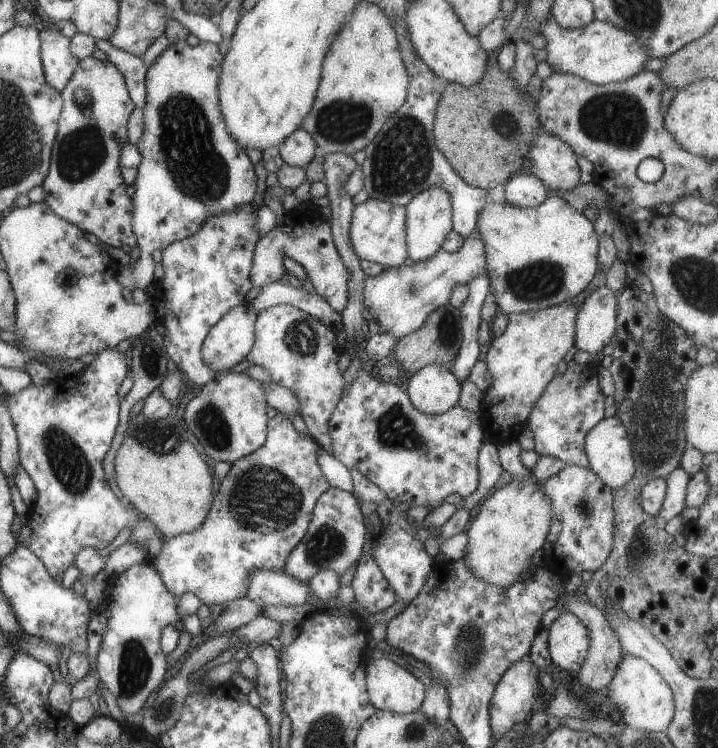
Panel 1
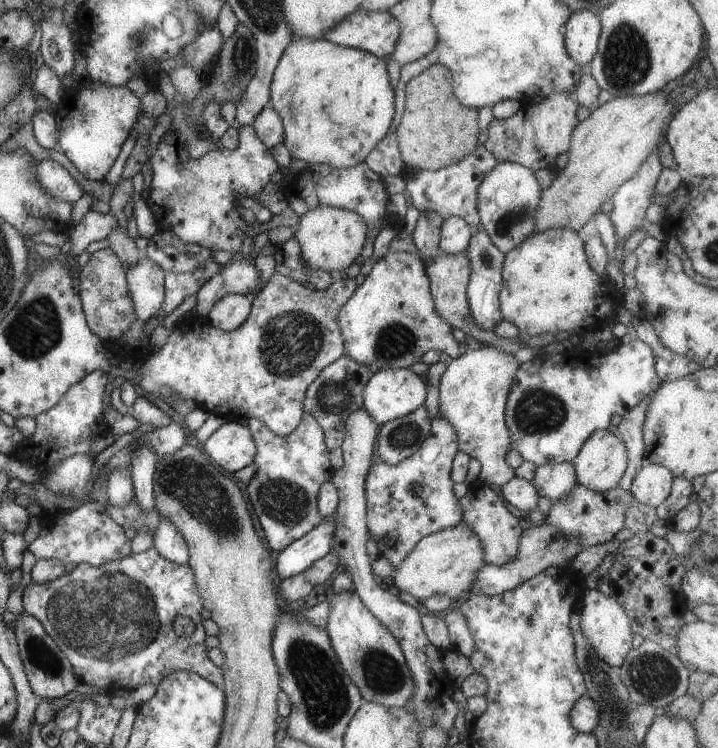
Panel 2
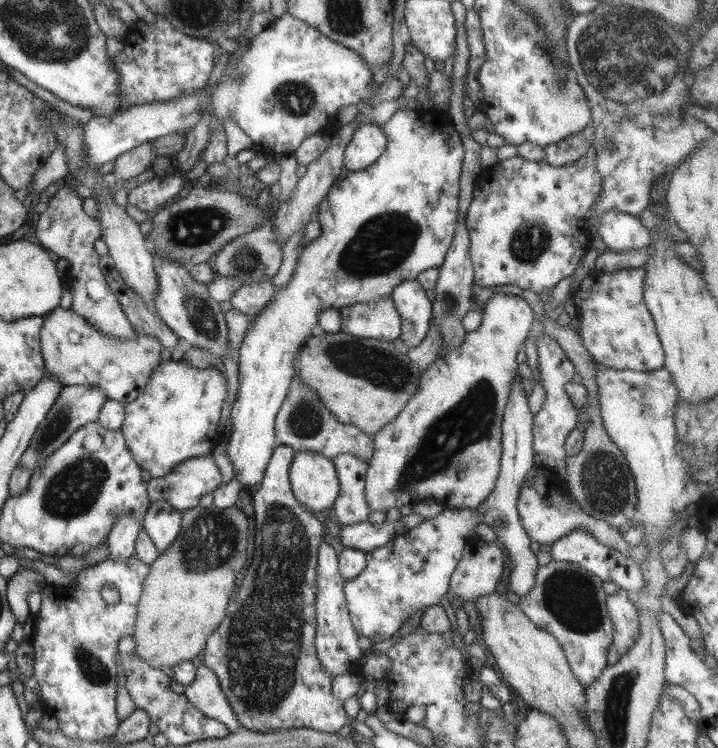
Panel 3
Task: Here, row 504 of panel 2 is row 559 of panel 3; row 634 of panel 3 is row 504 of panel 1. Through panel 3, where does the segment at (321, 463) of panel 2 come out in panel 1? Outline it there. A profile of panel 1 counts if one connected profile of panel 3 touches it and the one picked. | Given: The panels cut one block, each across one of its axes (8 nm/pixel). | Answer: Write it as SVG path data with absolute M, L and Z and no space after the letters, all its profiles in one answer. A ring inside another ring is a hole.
M278 412L271 418L267 422L266 442L231 464L218 486L205 521L195 531L174 538L162 536L162 552L148 559L168 590L179 598L185 592L192 592L202 604L216 611L225 603L247 596L247 586L254 569L282 571L286 557L308 530L318 497L331 487L317 461L319 448L313 437L297 432L286 415Z

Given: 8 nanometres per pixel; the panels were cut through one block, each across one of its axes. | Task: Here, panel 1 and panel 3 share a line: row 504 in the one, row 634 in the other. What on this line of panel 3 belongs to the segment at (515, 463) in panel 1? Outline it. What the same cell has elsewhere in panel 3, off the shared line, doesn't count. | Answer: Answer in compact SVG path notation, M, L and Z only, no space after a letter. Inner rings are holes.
M553 559L547 565L540 565L535 573L535 581L521 597L519 608L532 624L556 638L574 676L588 688L608 666L609 646L613 644L613 623L606 606L603 582L574 563Z

